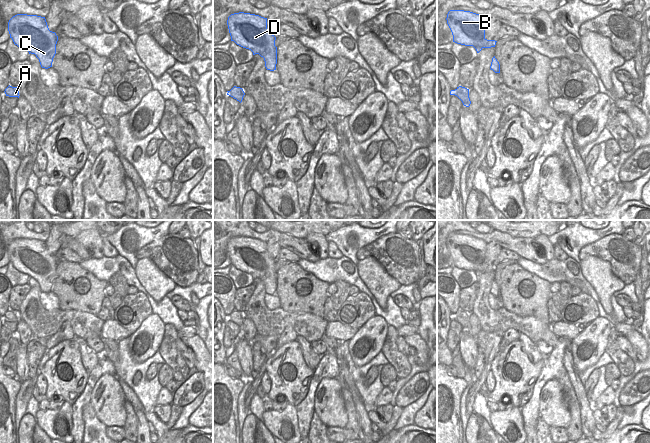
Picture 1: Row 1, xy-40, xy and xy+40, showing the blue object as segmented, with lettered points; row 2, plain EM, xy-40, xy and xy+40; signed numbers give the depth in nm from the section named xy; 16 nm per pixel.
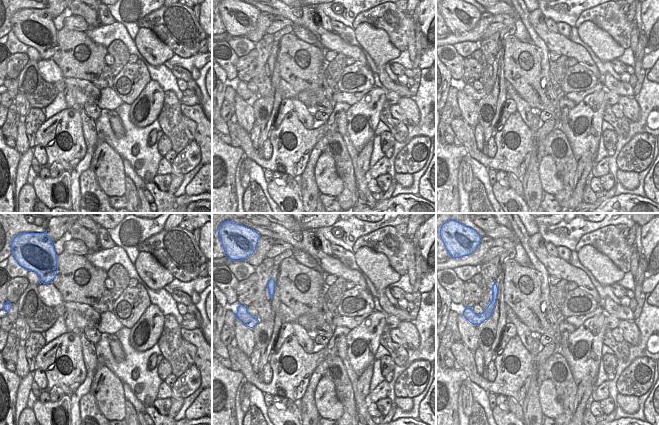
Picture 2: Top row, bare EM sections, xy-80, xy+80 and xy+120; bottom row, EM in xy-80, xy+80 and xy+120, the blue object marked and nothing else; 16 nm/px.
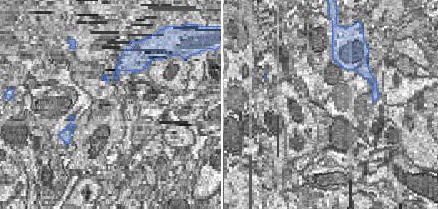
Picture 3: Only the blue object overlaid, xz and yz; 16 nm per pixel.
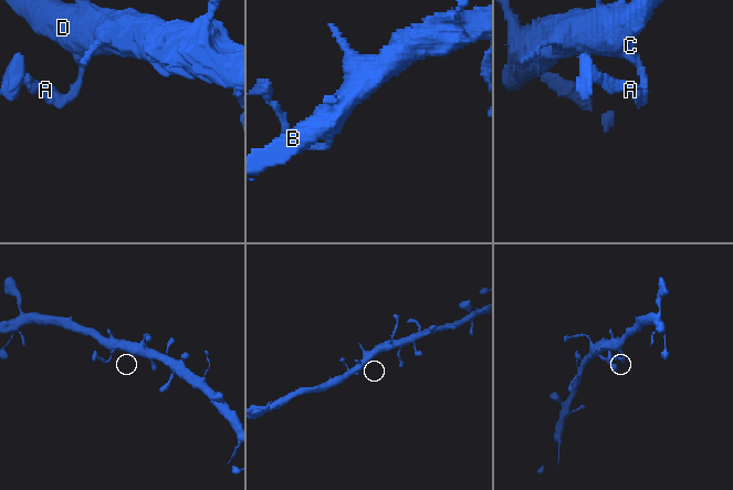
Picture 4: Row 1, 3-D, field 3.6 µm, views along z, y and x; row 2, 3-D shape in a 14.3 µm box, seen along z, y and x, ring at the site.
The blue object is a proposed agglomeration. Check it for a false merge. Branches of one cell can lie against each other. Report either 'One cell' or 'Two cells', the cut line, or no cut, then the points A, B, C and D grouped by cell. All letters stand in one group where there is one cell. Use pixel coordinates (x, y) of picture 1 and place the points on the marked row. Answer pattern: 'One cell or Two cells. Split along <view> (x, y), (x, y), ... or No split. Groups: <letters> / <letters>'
One cell. No split. Groups: A B C D

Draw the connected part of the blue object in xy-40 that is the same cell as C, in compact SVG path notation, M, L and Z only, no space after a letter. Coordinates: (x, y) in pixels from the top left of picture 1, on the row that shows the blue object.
M17 14L9 20L8 31L14 44L35 54L42 68L52 67L58 36L49 30L45 17Z

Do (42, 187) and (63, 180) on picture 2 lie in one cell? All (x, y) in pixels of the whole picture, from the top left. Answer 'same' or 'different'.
same

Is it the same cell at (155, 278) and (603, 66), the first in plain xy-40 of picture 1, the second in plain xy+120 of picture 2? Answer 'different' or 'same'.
different

